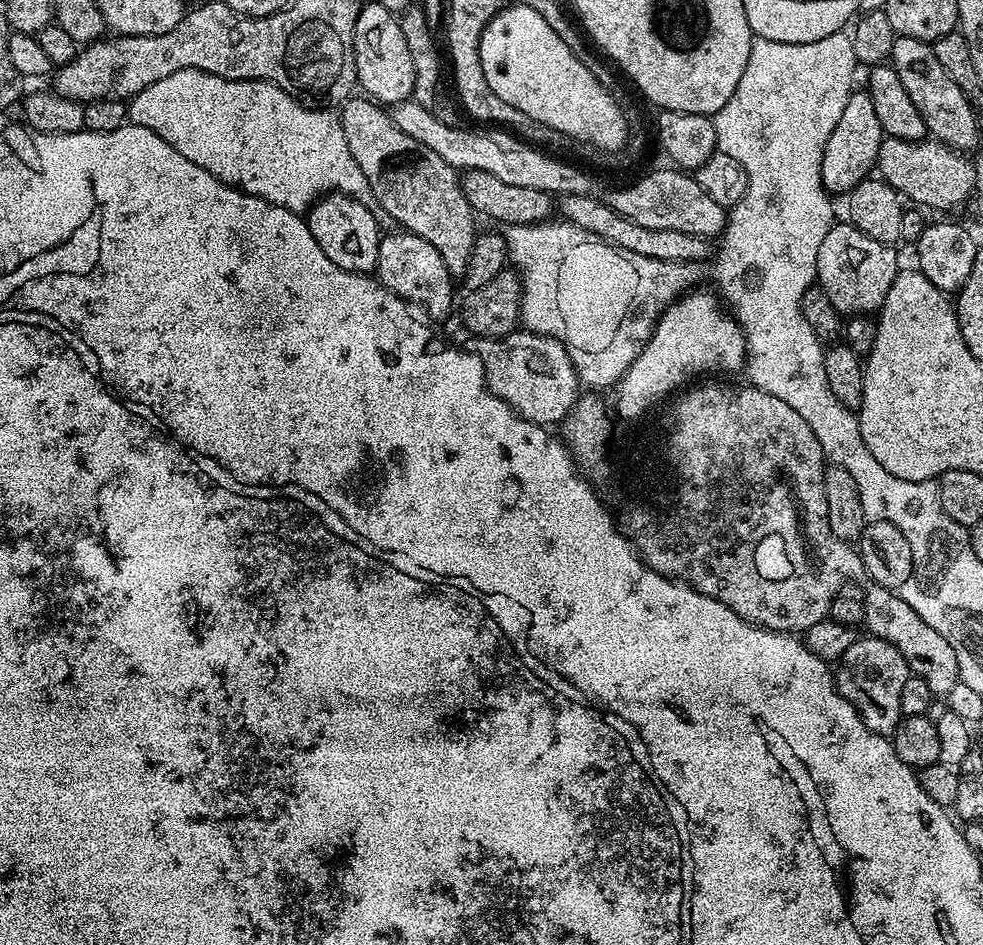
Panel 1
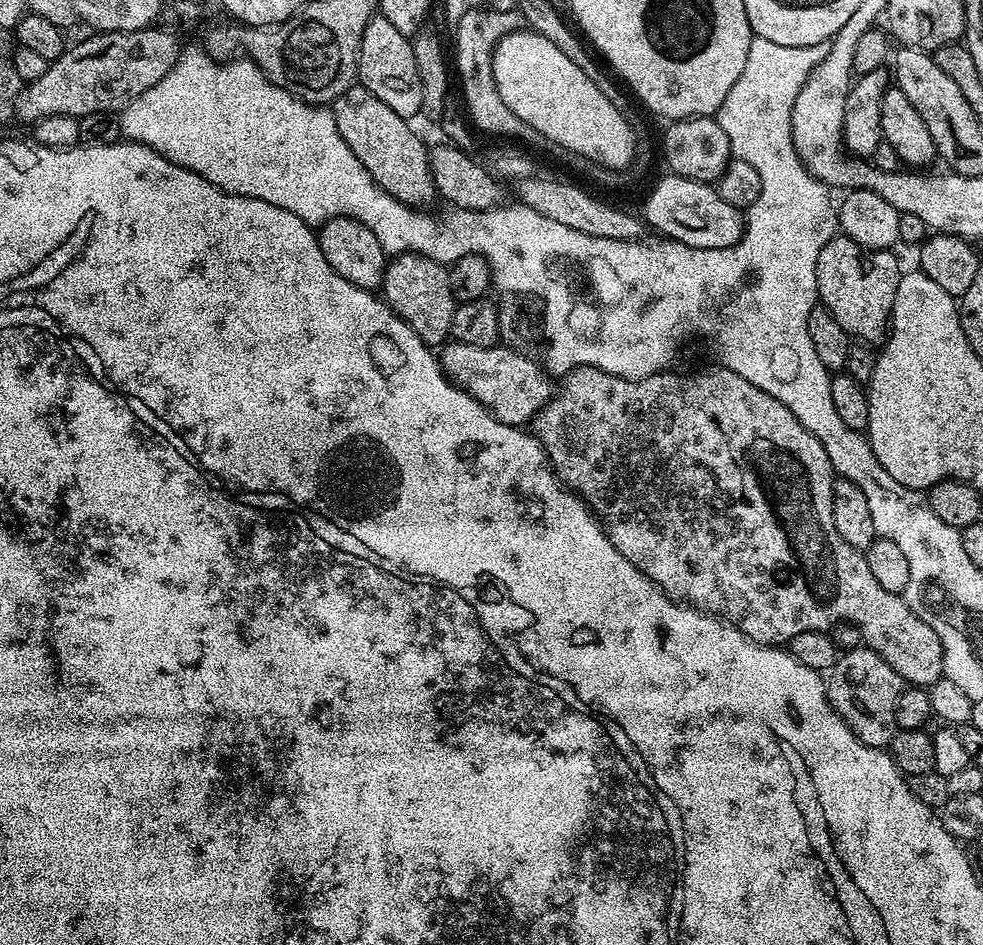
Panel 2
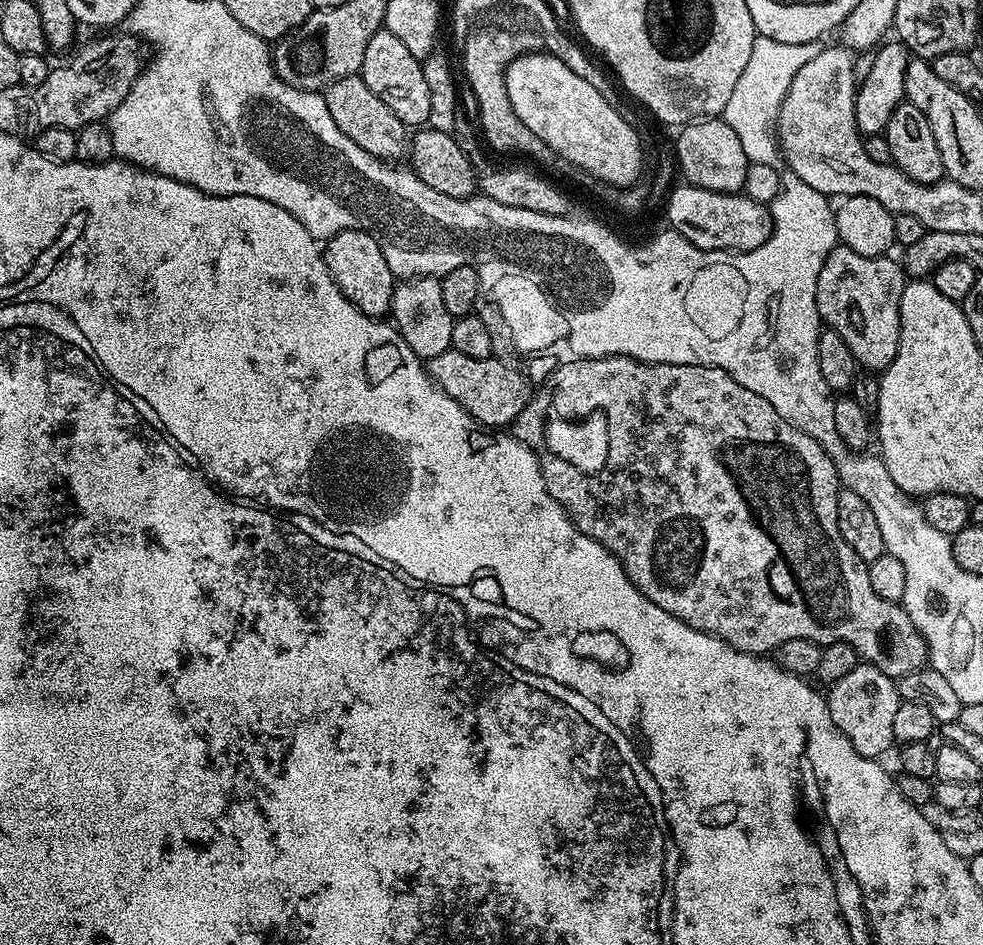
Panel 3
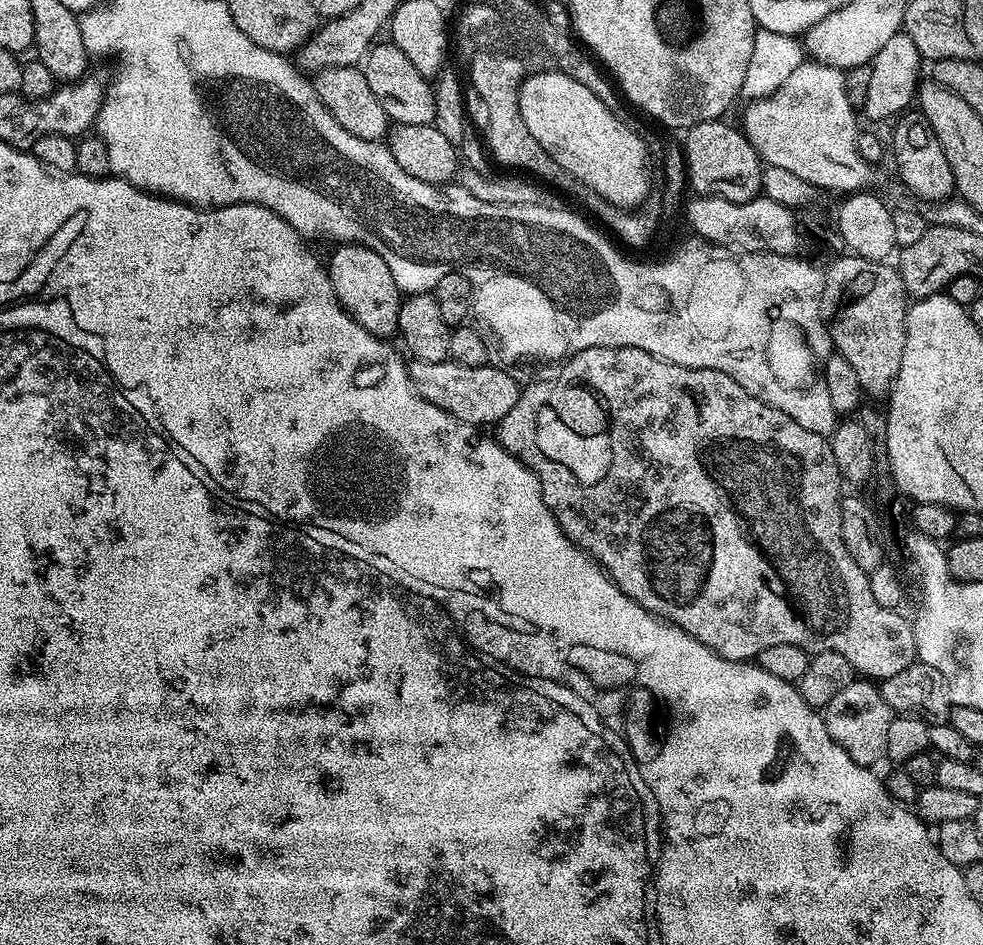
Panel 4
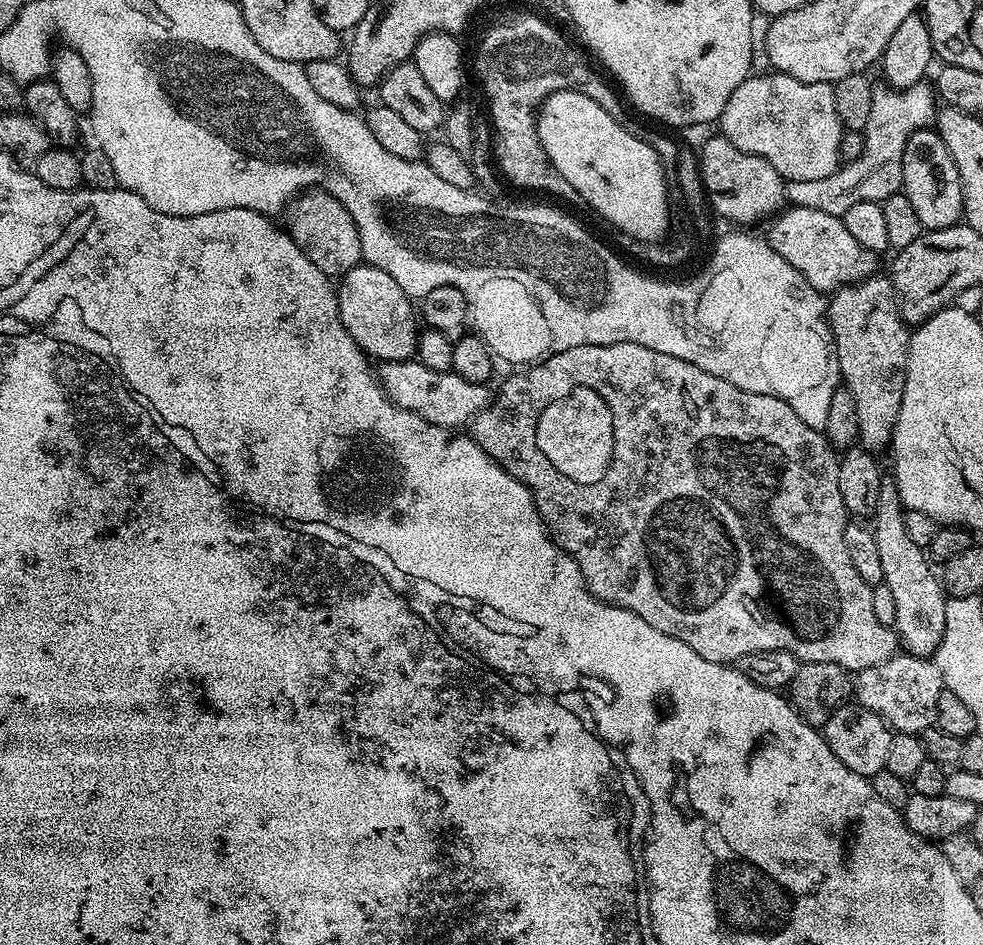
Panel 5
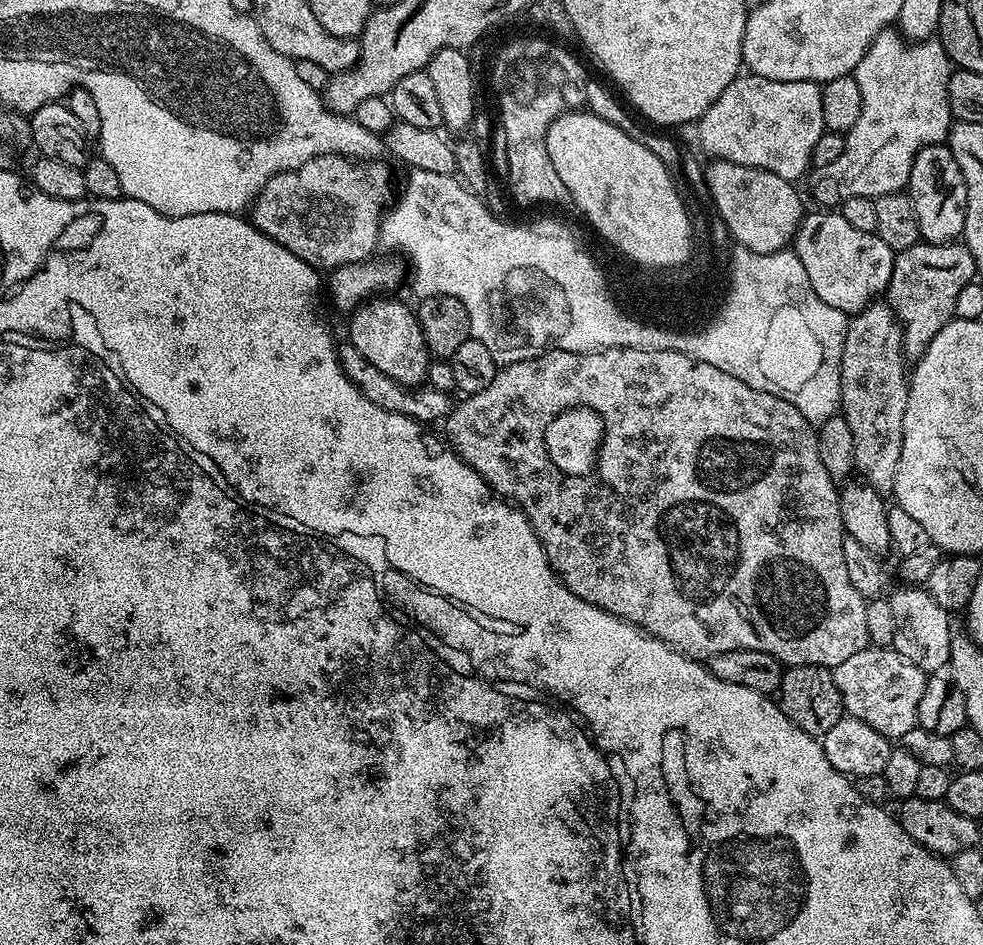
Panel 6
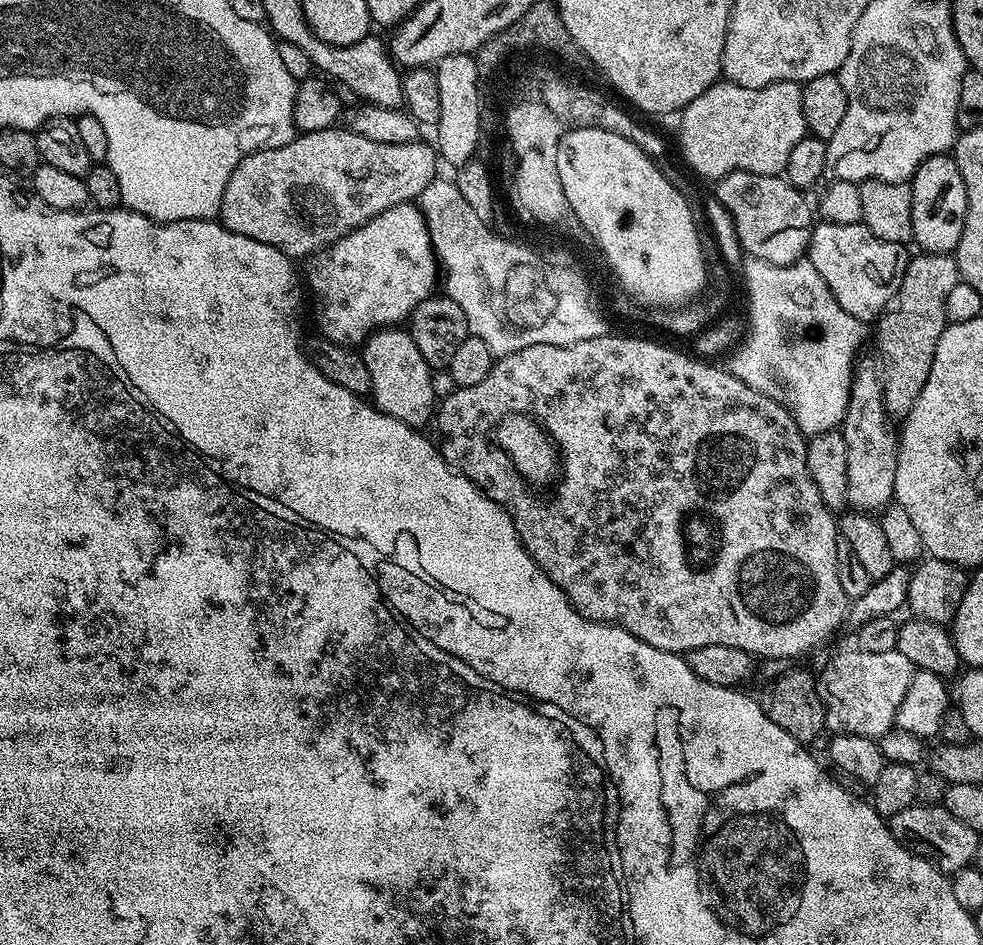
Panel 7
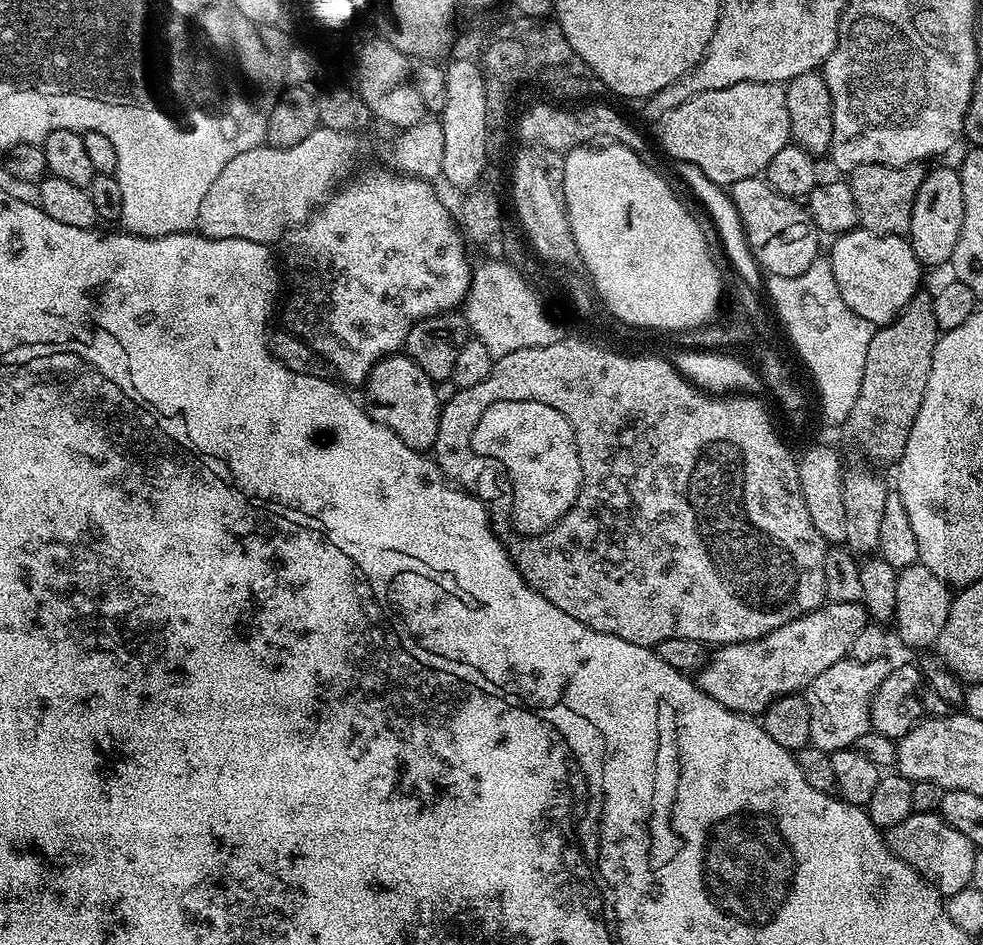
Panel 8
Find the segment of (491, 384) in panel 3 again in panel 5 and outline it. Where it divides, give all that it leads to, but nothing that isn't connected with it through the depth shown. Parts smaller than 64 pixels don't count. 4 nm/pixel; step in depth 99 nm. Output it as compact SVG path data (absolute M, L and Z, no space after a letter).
M418 359L386 360L375 369L380 388L402 410L410 410L418 414L418 418L426 418L434 426L442 426L449 430L460 430L471 425L478 413L486 410L490 403L488 384L466 382L456 372L430 370L430 366L422 366Z

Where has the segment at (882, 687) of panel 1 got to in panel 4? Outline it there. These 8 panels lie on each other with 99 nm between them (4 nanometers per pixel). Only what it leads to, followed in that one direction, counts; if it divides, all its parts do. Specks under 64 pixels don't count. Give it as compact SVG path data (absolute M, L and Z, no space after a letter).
M867 678L853 680L846 690L841 690L828 707L823 709L824 725L842 750L854 758L854 762L865 766L876 766L879 760L885 759L886 733L890 731L890 722L893 718L892 707L882 698L880 689L873 681Z

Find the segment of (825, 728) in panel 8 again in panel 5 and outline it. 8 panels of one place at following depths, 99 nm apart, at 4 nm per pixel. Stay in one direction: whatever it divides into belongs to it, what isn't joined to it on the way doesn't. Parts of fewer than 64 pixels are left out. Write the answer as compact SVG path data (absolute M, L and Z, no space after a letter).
M897 654L878 666L870 666L866 670L855 673L854 676L855 703L861 704L863 708L874 714L878 714L888 723L893 733L905 732L911 736L923 734L927 728L935 725L938 714L938 698L945 690L942 674L938 670L935 659L922 656Z

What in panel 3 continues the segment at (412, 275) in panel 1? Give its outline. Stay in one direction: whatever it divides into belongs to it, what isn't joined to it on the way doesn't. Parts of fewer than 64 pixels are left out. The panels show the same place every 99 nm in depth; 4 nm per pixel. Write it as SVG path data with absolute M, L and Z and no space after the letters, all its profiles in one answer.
M409 276L401 279L392 292L391 323L421 362L438 358L438 354L451 349L453 319L450 310L446 310L442 286L435 276Z

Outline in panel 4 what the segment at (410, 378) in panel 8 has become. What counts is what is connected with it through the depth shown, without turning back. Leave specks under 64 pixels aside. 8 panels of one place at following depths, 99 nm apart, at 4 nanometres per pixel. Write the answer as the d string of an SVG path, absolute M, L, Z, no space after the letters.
M341 243L336 248L332 257L326 260L326 271L338 302L362 330L381 338L395 337L400 330L402 293L394 282L394 274L390 274L390 266L365 244Z

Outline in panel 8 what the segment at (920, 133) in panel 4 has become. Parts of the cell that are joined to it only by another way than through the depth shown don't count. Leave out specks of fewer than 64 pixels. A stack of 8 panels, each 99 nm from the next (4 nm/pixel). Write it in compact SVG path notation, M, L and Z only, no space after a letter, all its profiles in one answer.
M936 168L925 171L924 181L914 198L914 210L910 214L910 230L907 239L912 245L918 262L925 268L936 268L939 264L947 265L954 254L954 246L958 246L958 234L964 221L964 203L962 202L962 182L959 171L952 168Z

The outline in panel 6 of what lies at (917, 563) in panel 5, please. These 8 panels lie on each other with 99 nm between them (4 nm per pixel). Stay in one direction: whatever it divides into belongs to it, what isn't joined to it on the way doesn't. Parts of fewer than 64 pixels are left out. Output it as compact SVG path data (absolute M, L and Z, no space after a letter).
M904 586L890 596L896 629L891 647L904 653L914 666L918 666L926 674L936 674L949 667L952 658L952 637L954 629L950 621L950 613L923 587Z

